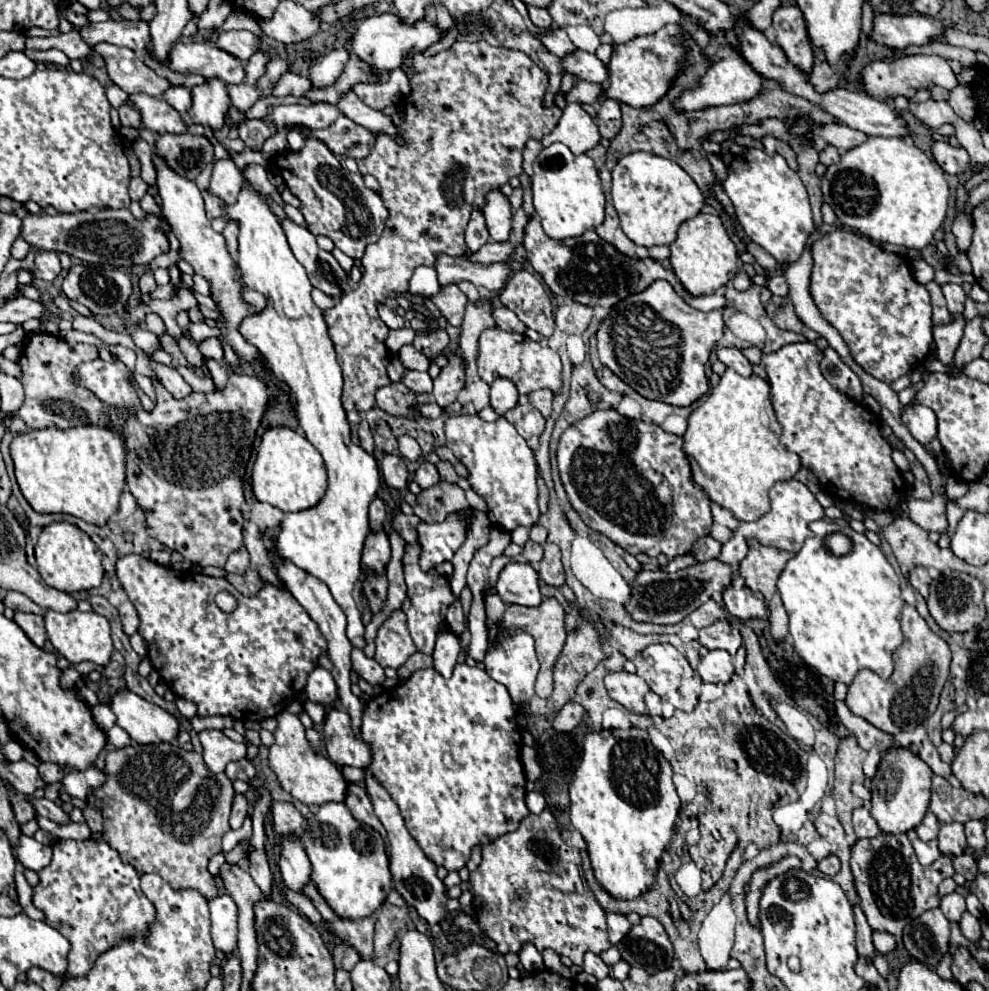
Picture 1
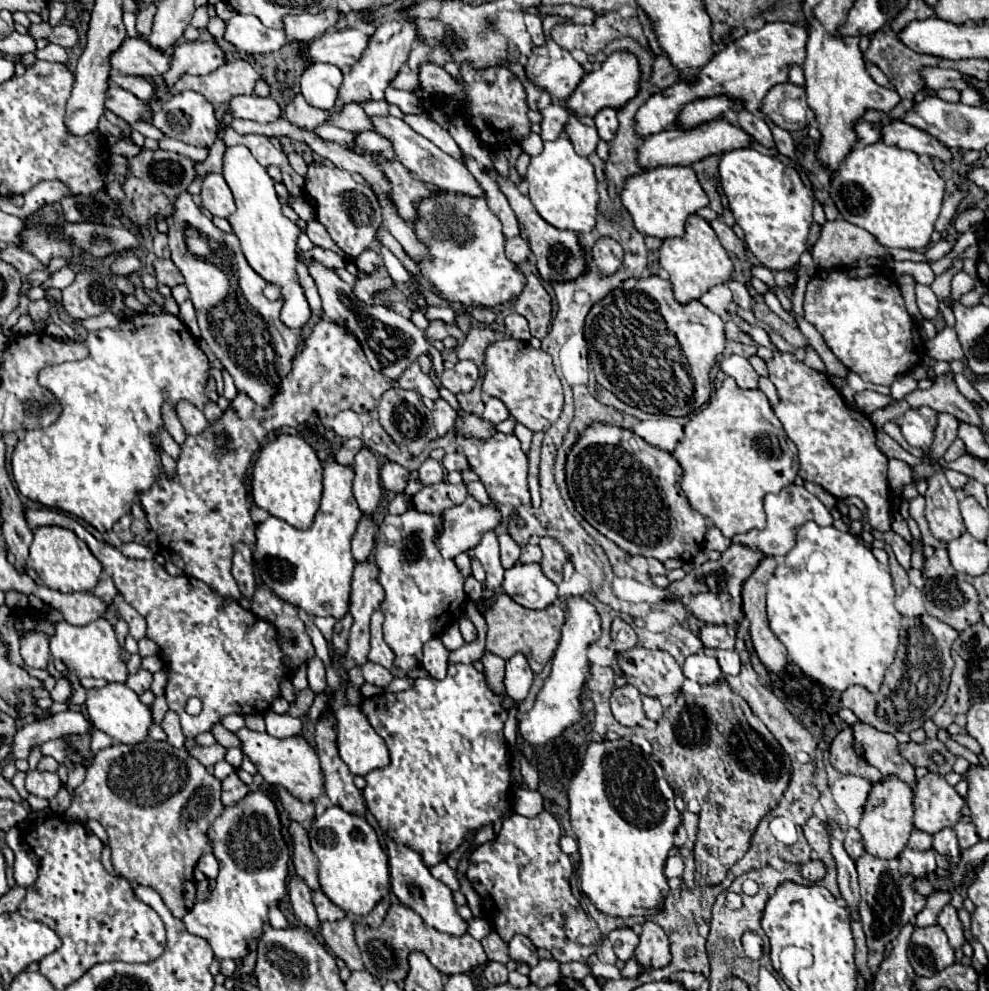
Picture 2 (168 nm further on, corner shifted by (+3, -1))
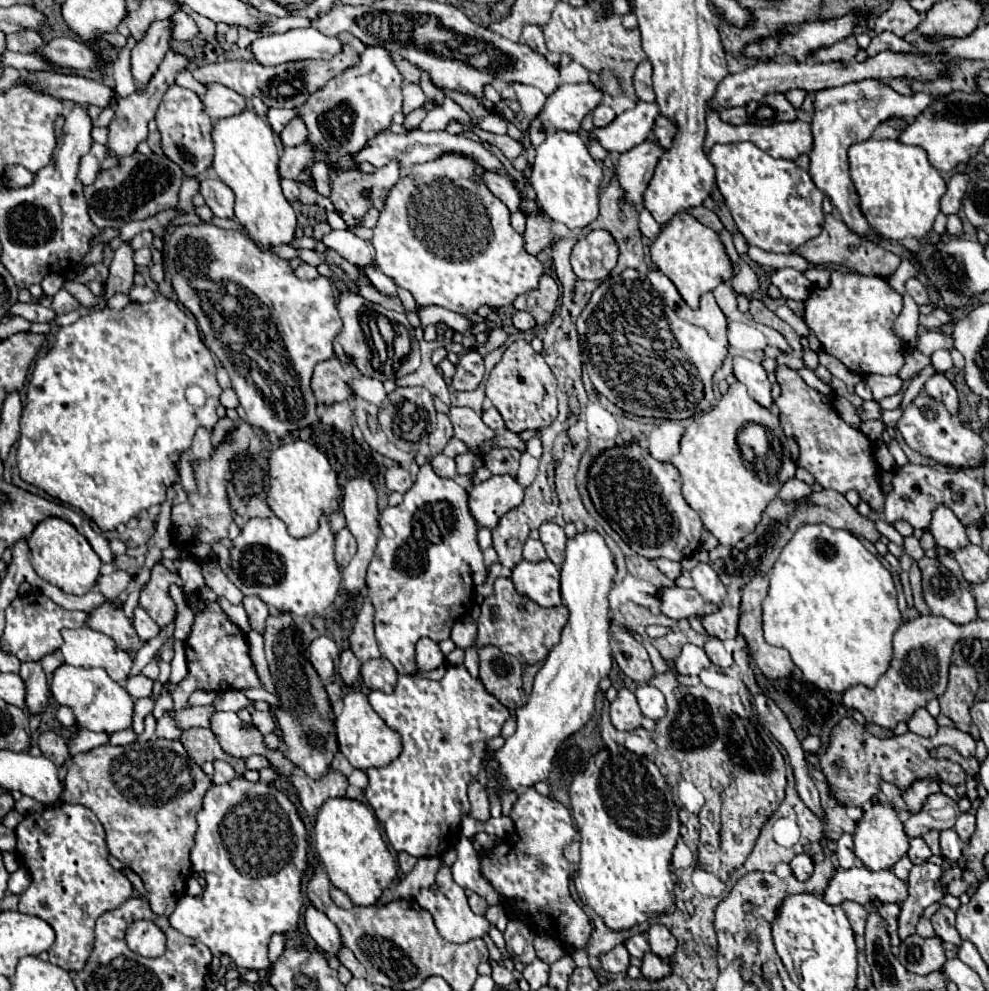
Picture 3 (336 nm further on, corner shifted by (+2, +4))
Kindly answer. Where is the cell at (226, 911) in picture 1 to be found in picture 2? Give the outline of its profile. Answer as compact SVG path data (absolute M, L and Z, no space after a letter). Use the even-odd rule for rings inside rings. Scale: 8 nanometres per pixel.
M250 792L238 804L224 808L222 816L218 816L218 820L214 820L214 824L210 828L210 838L214 844L212 852L214 852L216 860L220 862L220 874L216 878L216 888L210 892L210 896L204 902L194 904L194 908L184 916L184 924L192 934L204 938L212 946L214 956L218 960L224 960L224 958L240 960L248 952L246 940L260 938L262 926L268 922L268 904L278 904L280 898L286 894L290 848L282 838L276 806L262 792Z

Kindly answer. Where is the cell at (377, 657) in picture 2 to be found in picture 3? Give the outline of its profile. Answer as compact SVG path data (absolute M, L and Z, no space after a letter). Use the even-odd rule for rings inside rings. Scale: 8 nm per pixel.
M365 599L361 605L361 611L355 619L353 631L349 635L349 649L353 655L365 663L369 659L381 657L379 645L375 643L375 633L373 633L373 619L371 619L371 601Z

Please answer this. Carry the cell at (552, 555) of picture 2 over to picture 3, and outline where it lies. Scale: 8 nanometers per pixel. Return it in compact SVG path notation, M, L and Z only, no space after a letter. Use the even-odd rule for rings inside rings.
M545 521L539 527L539 535L541 535L541 543L545 545L547 557L559 567L559 563L563 563L563 543L567 541L563 527L559 527L557 523Z

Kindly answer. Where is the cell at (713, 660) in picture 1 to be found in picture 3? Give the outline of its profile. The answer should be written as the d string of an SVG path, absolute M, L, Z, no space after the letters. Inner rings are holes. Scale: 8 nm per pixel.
M691 643L683 645L681 655L675 661L677 673L681 673L681 675L699 675L699 671L705 669L705 667L711 667L711 661L705 655L705 651L701 647L691 645Z

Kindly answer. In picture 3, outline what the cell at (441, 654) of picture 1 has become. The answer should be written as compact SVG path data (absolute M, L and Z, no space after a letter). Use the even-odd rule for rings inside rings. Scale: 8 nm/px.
M419 639L419 643L415 645L415 661L417 661L417 669L425 673L443 665L445 655L441 653L437 643L431 643L431 639Z

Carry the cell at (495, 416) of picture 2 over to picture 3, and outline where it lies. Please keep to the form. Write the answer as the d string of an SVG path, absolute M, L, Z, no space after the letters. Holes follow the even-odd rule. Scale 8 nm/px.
M489 407L489 409L485 409L481 417L483 417L483 423L485 423L487 427L491 427L493 431L501 431L501 429L505 427L505 423L503 423L503 417L499 415L499 411L495 411L495 407Z

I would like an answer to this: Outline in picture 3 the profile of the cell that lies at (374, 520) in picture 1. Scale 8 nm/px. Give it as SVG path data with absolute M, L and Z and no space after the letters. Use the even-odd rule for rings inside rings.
M341 529L335 537L335 561L339 565L339 569L347 567L347 563L351 561L351 557L355 555L357 547L355 547L355 537L345 529Z

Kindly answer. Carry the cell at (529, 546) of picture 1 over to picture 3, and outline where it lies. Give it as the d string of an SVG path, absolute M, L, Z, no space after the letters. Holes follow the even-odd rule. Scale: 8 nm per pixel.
M527 539L525 547L523 547L523 559L525 561L543 561L543 559L547 559L543 543L535 541L535 539Z

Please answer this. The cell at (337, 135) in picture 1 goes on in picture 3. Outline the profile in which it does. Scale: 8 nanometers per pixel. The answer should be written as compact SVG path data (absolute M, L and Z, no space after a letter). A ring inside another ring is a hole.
M419 107L419 109L411 111L411 113L407 115L407 119L405 119L405 127L407 127L407 129L415 129L415 127L425 119L425 115L427 115L425 107Z

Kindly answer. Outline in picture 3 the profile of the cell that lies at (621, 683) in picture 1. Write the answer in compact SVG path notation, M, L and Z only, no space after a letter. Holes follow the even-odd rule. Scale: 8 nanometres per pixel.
M621 689L617 699L611 703L611 723L619 731L633 731L641 725L641 711L635 699L635 693L629 689Z

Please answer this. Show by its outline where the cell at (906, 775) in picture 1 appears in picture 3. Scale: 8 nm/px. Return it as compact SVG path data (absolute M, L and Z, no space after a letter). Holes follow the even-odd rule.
M869 807L865 809L863 819L857 823L857 829L853 833L853 853L863 861L863 865L869 871L881 871L881 869L891 869L903 855L907 855L909 849L909 837L903 831L903 823L899 821L897 813L893 807Z

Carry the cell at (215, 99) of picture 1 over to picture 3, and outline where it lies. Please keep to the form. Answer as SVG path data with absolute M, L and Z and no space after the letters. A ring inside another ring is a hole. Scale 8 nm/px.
M171 85L157 109L155 115L157 129L161 133L161 149L167 159L177 163L185 177L199 177L207 167L213 163L213 143L211 143L211 117L203 111L203 103L199 103L199 97L183 89L179 85Z

